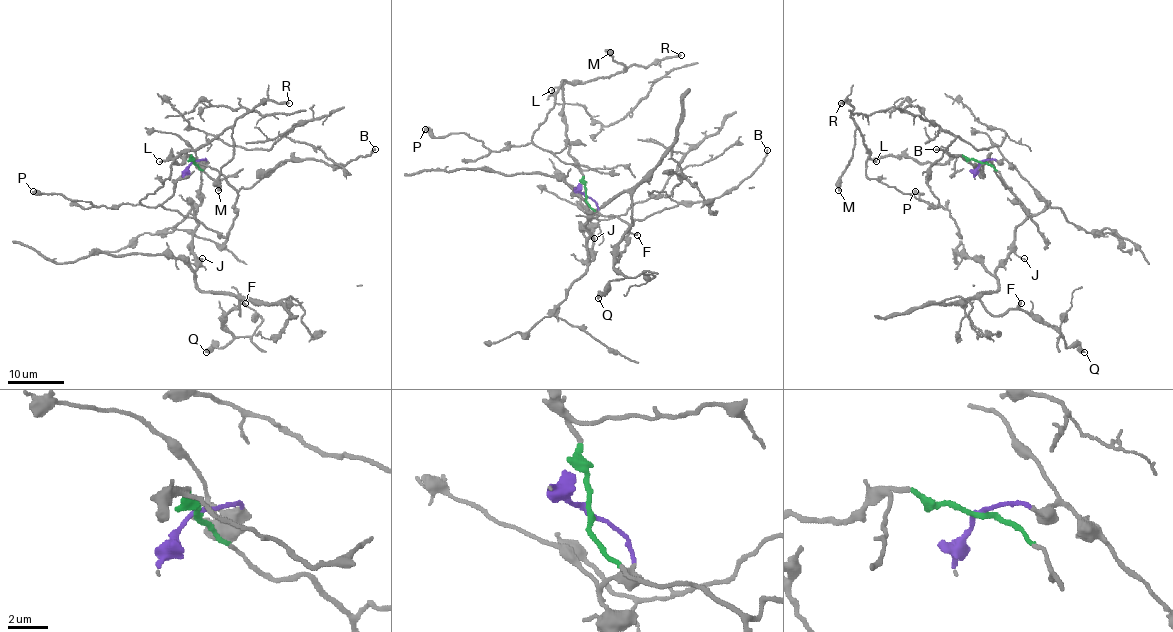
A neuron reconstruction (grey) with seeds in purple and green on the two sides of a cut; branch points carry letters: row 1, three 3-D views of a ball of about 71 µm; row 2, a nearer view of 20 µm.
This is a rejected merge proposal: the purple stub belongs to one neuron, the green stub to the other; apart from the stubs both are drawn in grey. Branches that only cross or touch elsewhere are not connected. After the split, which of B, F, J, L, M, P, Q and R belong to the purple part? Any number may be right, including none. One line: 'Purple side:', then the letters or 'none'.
Purple side: F, J, Q

